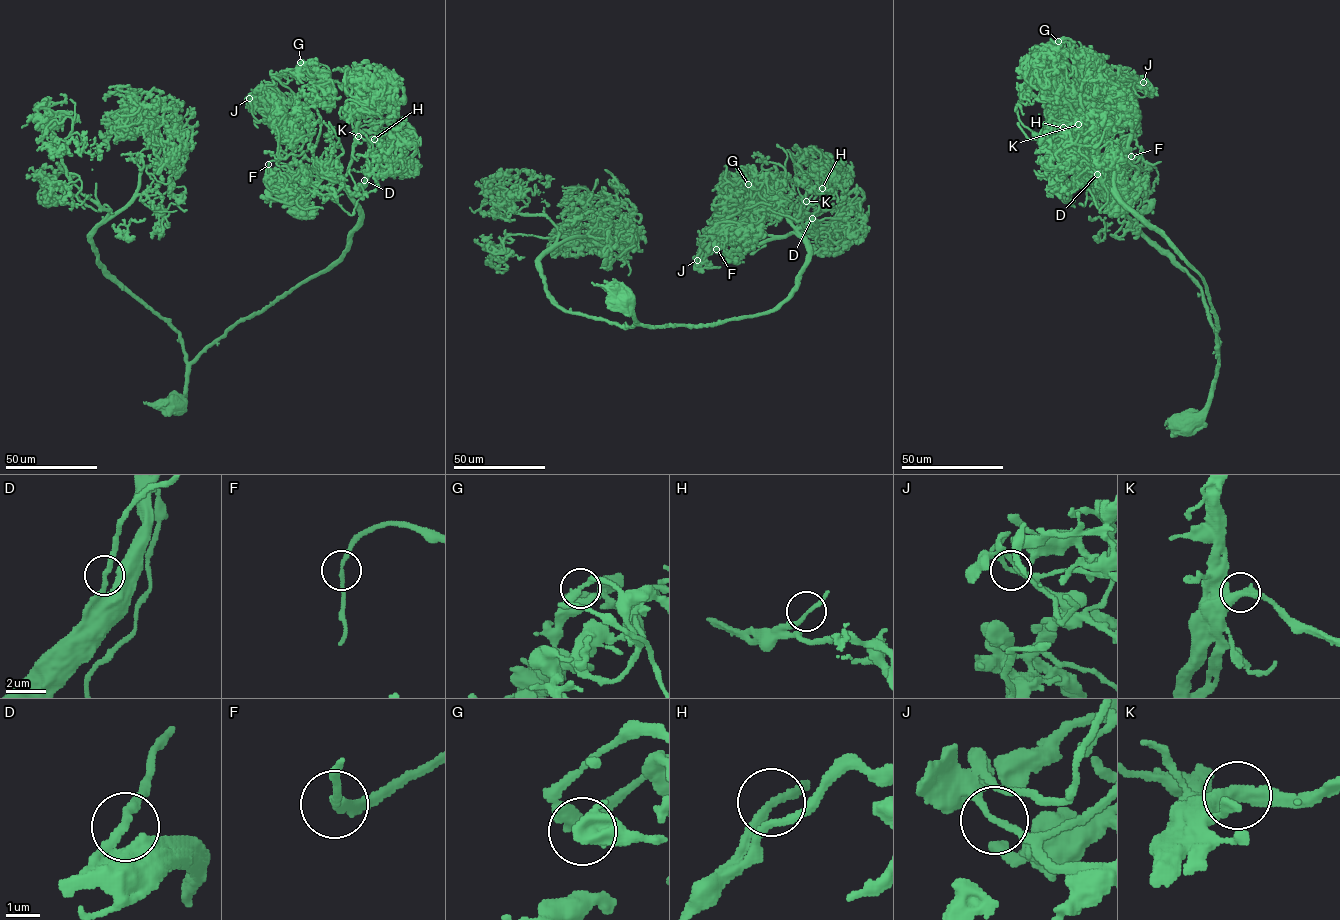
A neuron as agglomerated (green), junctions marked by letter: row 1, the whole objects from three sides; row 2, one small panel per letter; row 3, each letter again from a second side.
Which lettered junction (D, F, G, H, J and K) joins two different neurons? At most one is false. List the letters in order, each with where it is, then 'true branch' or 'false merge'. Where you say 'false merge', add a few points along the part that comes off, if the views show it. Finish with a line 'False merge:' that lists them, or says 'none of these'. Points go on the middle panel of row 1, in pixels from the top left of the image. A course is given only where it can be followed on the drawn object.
D: at (812, 218); true branch
F: at (716, 249); true branch
G: at (748, 184); true branch
H: at (822, 188); true branch
J: at (697, 260); true branch
K: at (806, 201); true branch
False merge: none of these

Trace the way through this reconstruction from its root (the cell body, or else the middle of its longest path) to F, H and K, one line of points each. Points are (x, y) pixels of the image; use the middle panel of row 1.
F: (626, 301), (636, 320), (651, 326), (713, 326), (767, 314), (791, 293), (808, 254), (796, 234), (716, 248)
H: (626, 301), (636, 320), (651, 326), (713, 326), (772, 312), (791, 293), (808, 254), (788, 220), (822, 188)
K: (626, 301), (636, 320), (651, 326), (713, 326), (772, 312), (791, 293), (808, 254), (788, 221), (806, 201)

